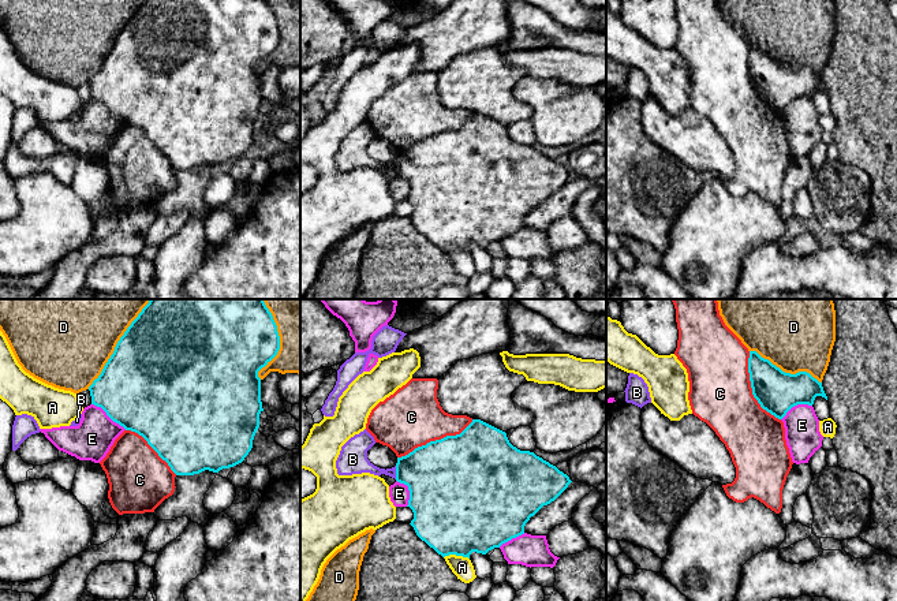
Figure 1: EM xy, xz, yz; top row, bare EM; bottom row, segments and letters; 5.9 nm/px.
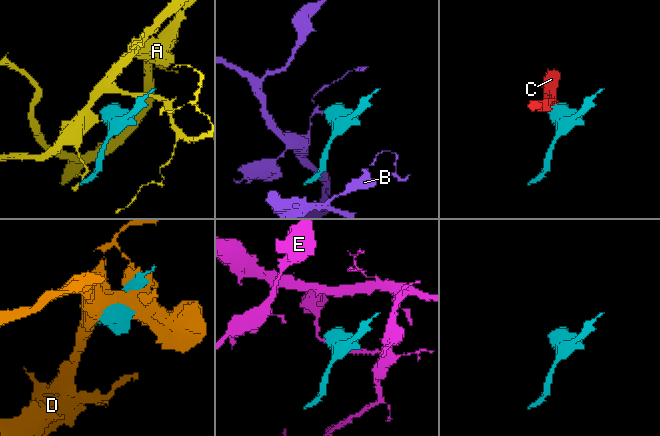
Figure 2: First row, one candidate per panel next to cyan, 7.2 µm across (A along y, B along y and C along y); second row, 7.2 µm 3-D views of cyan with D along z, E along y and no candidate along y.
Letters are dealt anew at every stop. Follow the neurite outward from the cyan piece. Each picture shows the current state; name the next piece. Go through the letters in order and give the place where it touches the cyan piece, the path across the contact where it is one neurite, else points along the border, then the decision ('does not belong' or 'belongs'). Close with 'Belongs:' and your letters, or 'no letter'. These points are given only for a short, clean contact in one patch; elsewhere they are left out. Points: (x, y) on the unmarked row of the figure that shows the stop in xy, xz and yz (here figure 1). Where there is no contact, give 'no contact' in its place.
A: meets cyan in xz at (456, 249); does not belong
B: meets cyan in xz at (396, 167); border along xz (395, 160), (396, 172); does not belong
C: meets cyan in xz at (436, 134); does not belong
D: meets cyan in xy at (115, 41); does not belong
E: meets cyan in xy at (109, 111); does not belong
Belongs: no letter

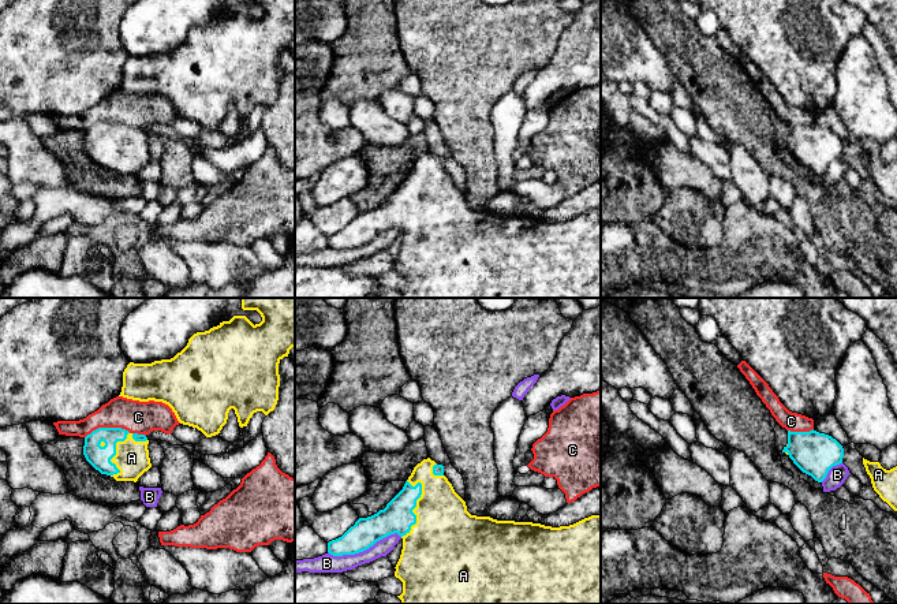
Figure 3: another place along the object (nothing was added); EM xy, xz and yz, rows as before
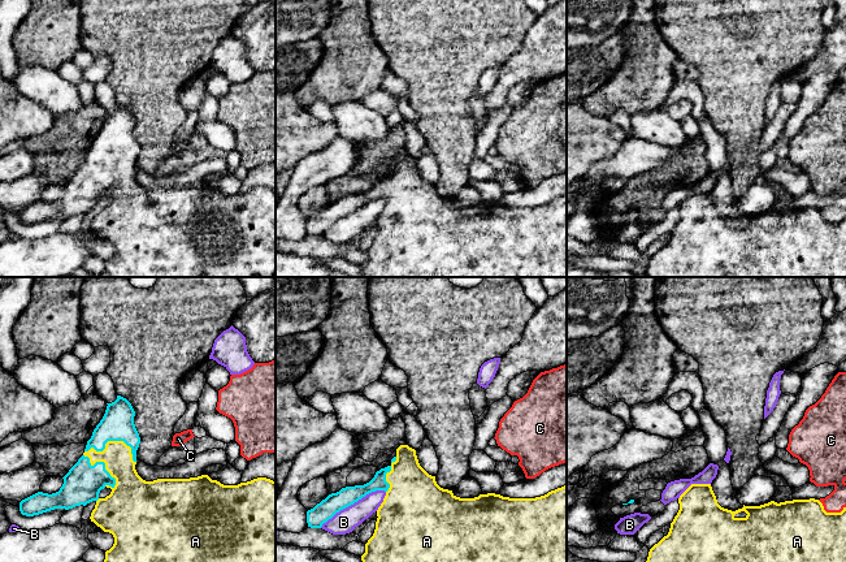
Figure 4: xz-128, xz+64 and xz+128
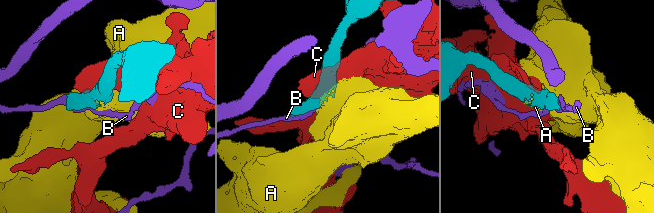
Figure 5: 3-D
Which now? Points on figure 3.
A: meets cyan in xz at (413, 202); belongs
B: meets cyan in xz at (363, 243); does not belong
C: meets cyan in xy at (107, 122); does not belong
Belongs: A

